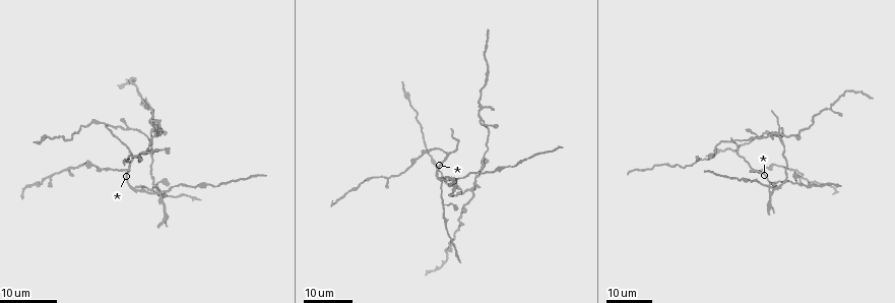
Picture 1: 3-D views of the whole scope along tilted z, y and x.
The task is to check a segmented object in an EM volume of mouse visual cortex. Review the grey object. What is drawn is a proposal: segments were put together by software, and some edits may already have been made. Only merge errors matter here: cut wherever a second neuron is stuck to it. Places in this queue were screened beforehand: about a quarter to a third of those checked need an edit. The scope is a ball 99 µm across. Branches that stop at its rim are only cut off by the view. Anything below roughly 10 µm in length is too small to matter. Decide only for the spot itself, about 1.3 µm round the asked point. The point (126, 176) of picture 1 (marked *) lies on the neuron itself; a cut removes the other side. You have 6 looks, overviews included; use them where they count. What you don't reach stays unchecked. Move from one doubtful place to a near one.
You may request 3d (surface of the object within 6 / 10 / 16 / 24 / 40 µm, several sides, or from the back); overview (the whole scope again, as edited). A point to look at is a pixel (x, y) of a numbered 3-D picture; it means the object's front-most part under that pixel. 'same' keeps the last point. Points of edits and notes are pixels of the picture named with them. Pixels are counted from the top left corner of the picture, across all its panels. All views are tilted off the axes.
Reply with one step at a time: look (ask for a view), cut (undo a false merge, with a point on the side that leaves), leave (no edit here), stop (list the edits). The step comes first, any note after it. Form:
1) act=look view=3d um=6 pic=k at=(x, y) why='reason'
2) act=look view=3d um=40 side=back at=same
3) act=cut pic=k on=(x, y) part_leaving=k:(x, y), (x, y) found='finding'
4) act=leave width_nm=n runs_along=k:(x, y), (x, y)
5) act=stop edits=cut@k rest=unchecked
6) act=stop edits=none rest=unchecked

act=look view=3d um=24 pic=1 at=(134, 191) why='arms part here'

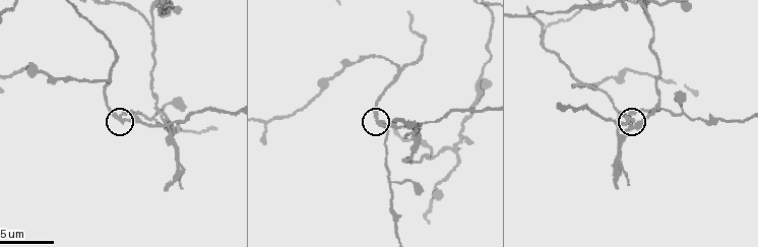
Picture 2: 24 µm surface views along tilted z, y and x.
act=look view=3d um=10 pic=2 at=(121, 117)

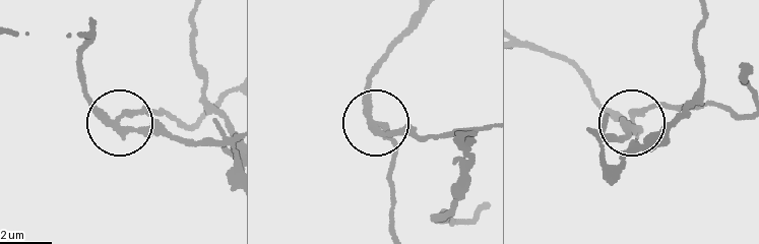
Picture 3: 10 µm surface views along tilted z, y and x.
act=cut pic=3 on=(396, 153) part_leaving=3:(375, 120), (394, 154), (395, 232) found='a second neuron is stuck on'

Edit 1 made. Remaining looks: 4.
act=look view=3d um=24 pic=1 at=(743, 179) why='sudden change in width'

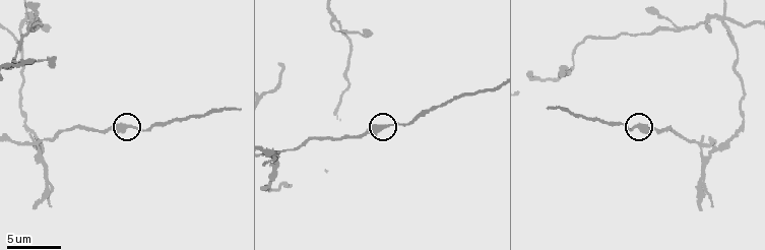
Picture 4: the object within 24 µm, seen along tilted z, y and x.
act=look view=3d um=6 pic=4 at=(130, 126)

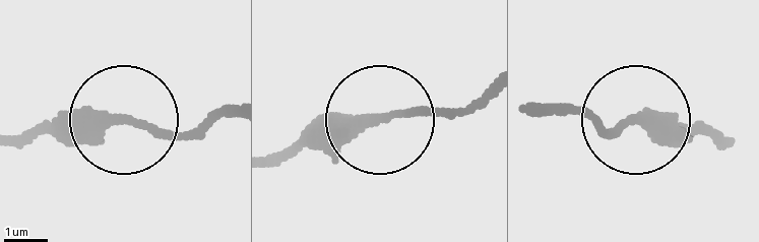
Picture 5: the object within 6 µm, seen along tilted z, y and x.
act=leave width_nm=270 runs_along=5:(17, 140), (133, 123), (194, 133), (216, 121) found='all the same neuron'

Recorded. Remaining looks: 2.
act=look view=3d um=10 pic=4 at=(38, 144) why='four arms meet'

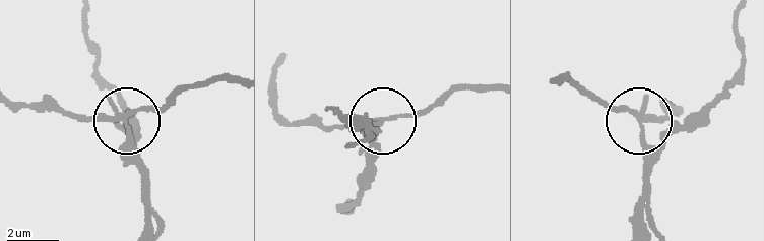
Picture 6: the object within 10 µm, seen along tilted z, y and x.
act=cut pic=6 on=(134, 154) arms=4 part_leaving=6:(640, 117), (656, 144), (719, 96), (742, 57), (738, 12) found='two neurons meet here'

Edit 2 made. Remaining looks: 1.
act=stop edits=cut@3,cut@6 rest=unchecked

